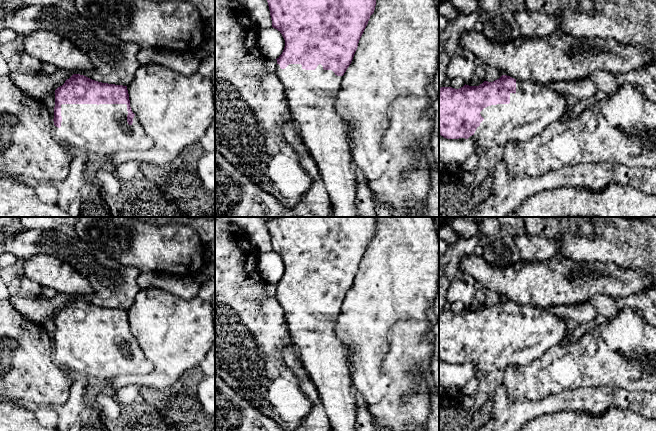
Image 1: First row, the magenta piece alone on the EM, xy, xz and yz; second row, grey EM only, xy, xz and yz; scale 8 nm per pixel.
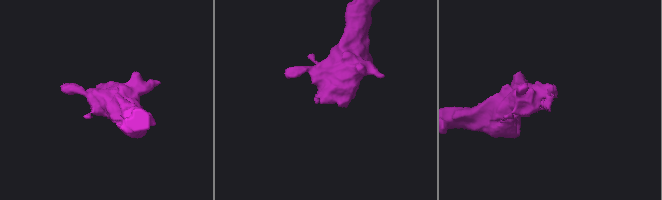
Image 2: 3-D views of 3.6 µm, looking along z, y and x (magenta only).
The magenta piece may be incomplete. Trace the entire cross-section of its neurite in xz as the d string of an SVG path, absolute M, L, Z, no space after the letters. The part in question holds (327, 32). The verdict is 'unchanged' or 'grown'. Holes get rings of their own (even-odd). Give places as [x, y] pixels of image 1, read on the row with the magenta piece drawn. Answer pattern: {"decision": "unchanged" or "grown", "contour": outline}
{"decision": "grown", "contour": "M267 0L272 27L277 29L285 40L282 54L276 59L276 74L283 84L288 109L309 149L310 156L318 165L320 179L328 192L333 217L359 217L356 204L357 171L351 151L349 126L336 109L337 95L343 75L351 64L359 40L374 13L376 0Z"}

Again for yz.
{"decision": "grown", "contour": "M502 75L499 79L484 81L479 86L464 85L459 89L439 88L439 134L447 139L476 141L477 151L486 151L496 146L505 146L510 141L527 141L539 134L550 124L558 121L571 111L572 100L556 93L546 85L519 81Z"}

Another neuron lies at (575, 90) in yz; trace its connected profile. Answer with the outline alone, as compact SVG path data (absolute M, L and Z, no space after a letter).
M582 78L573 81L551 82L546 84L558 94L566 96L572 101L578 101L592 97L598 92L597 86L589 78Z

